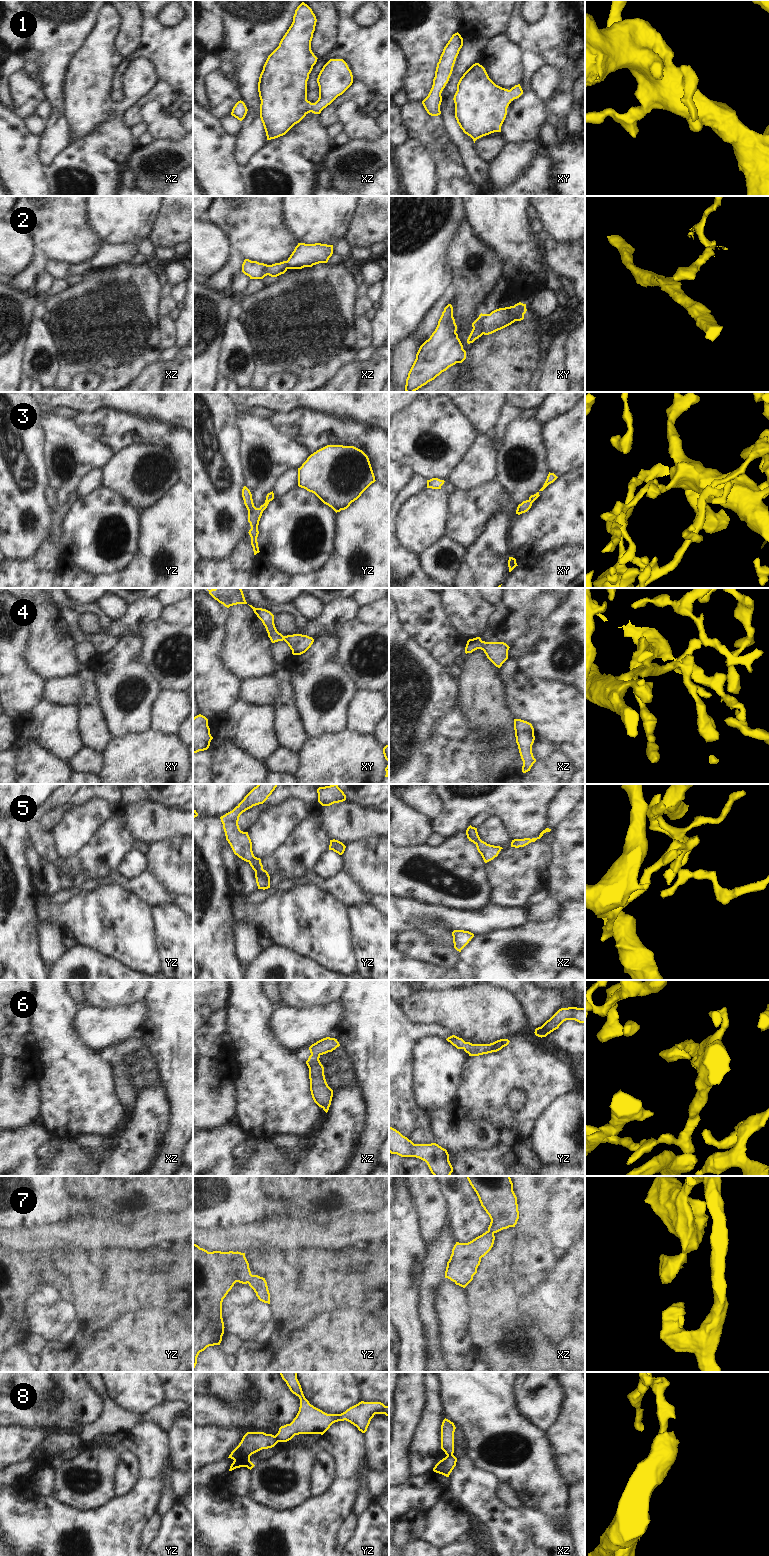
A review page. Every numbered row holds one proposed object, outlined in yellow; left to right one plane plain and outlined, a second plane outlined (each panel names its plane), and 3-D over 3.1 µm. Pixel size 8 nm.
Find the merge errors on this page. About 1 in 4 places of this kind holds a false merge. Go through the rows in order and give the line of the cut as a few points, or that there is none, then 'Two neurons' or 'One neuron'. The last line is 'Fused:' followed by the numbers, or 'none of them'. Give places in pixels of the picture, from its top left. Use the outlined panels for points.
1: No split. One neuron
2: Split along xy (484, 314), (481, 320), (482, 333). Two neurons
3: No split. One neuron
4: No split. One neuron
5: No split. One neuron
6: No split. One neuron
7: No split. One neuron
8: Split along yz (275, 1435), (278, 1441). Two neurons
Fused: 2, 8

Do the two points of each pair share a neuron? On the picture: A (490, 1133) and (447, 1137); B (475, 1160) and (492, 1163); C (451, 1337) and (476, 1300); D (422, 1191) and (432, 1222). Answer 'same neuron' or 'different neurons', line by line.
A: same neuron
B: same neuron
C: different neurons
D: same neuron

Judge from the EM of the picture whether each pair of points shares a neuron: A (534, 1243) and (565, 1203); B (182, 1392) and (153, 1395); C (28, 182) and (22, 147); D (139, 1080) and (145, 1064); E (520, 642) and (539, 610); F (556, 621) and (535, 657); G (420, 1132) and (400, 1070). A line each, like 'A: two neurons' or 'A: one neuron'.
A: two neurons
B: two neurons
C: one neuron
D: one neuron
E: one neuron
F: one neuron
G: one neuron

